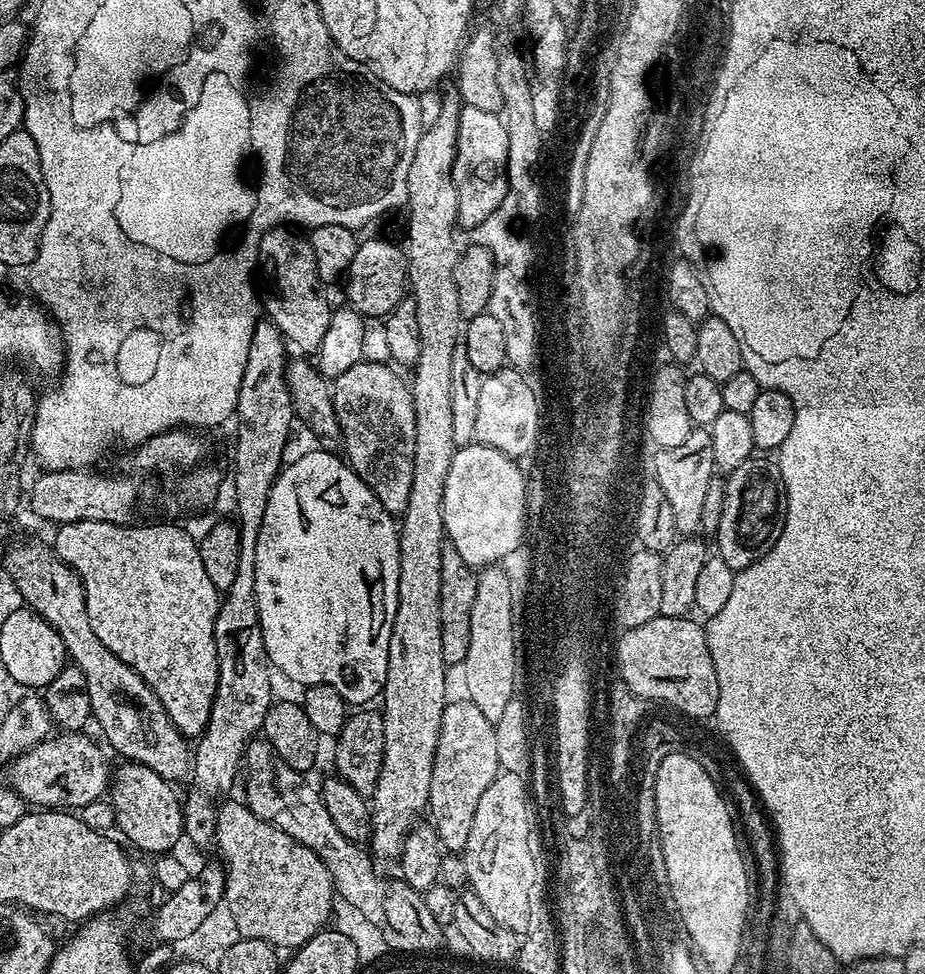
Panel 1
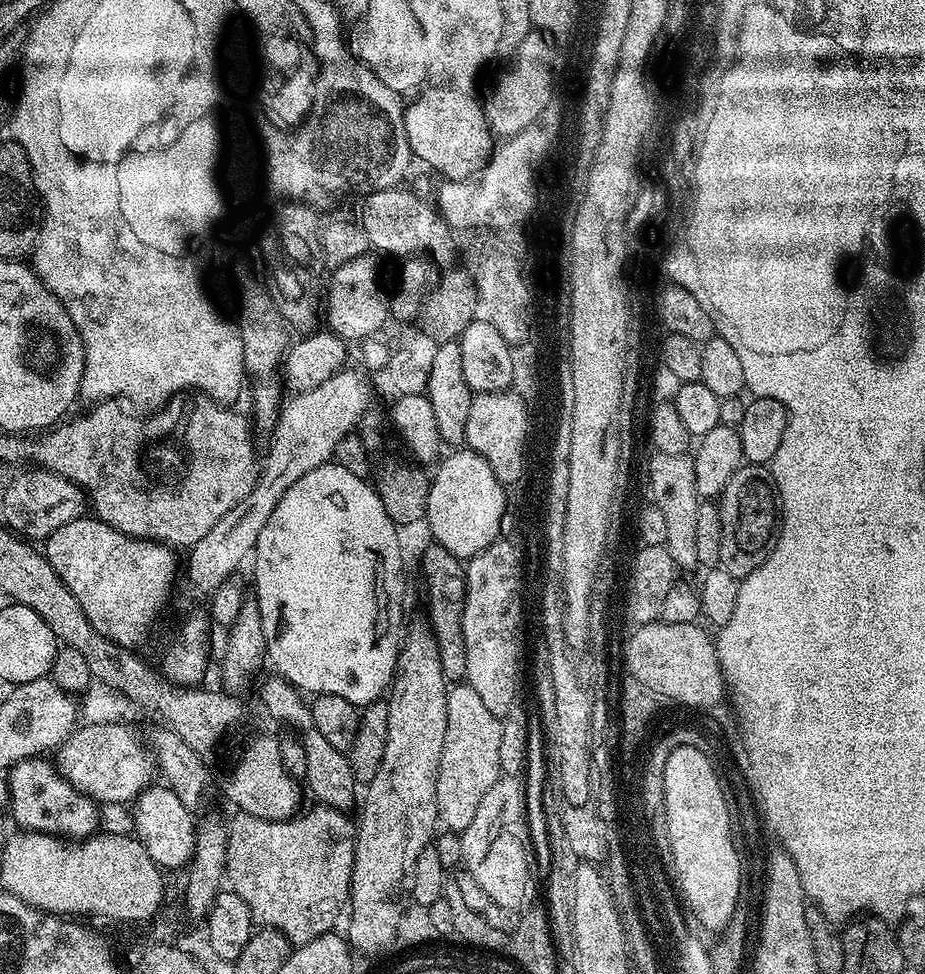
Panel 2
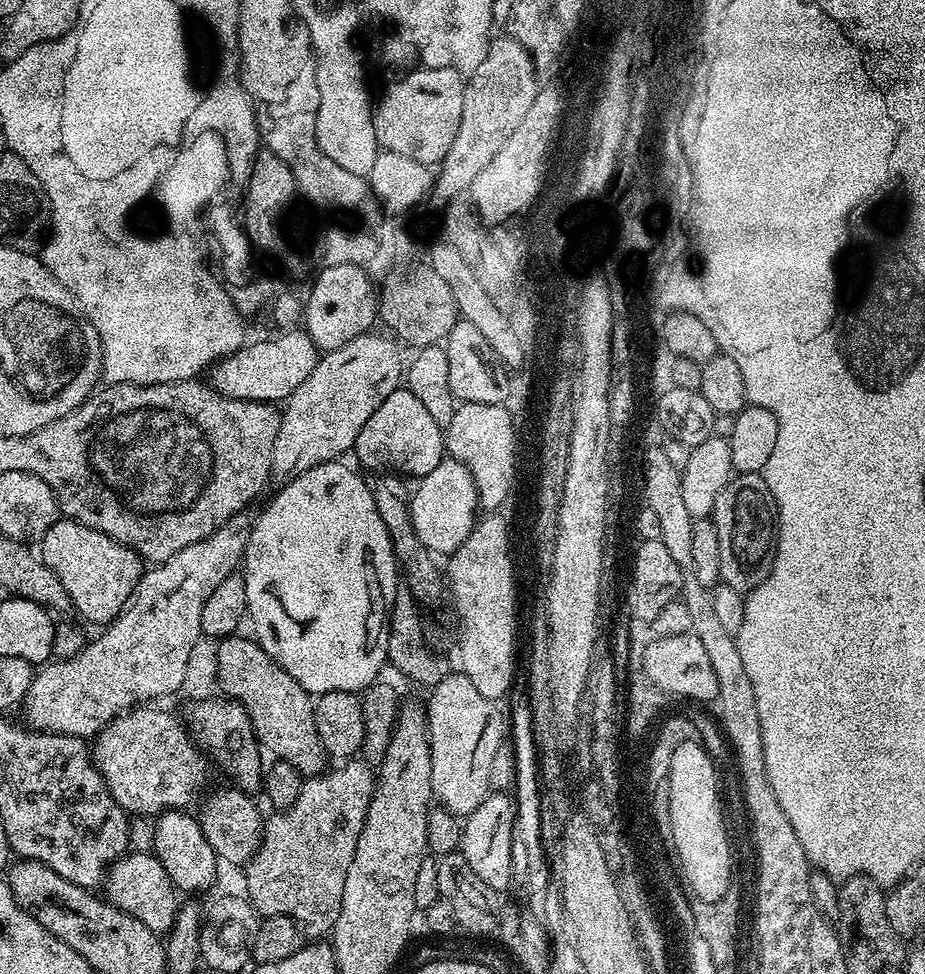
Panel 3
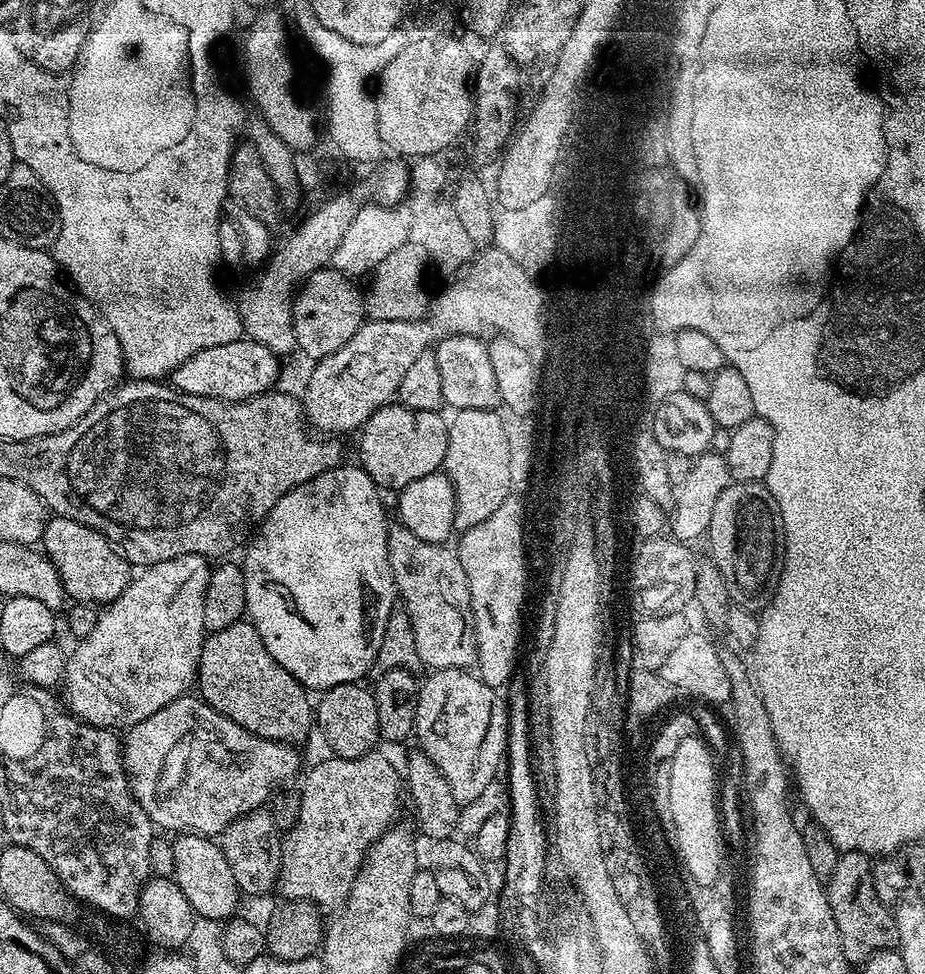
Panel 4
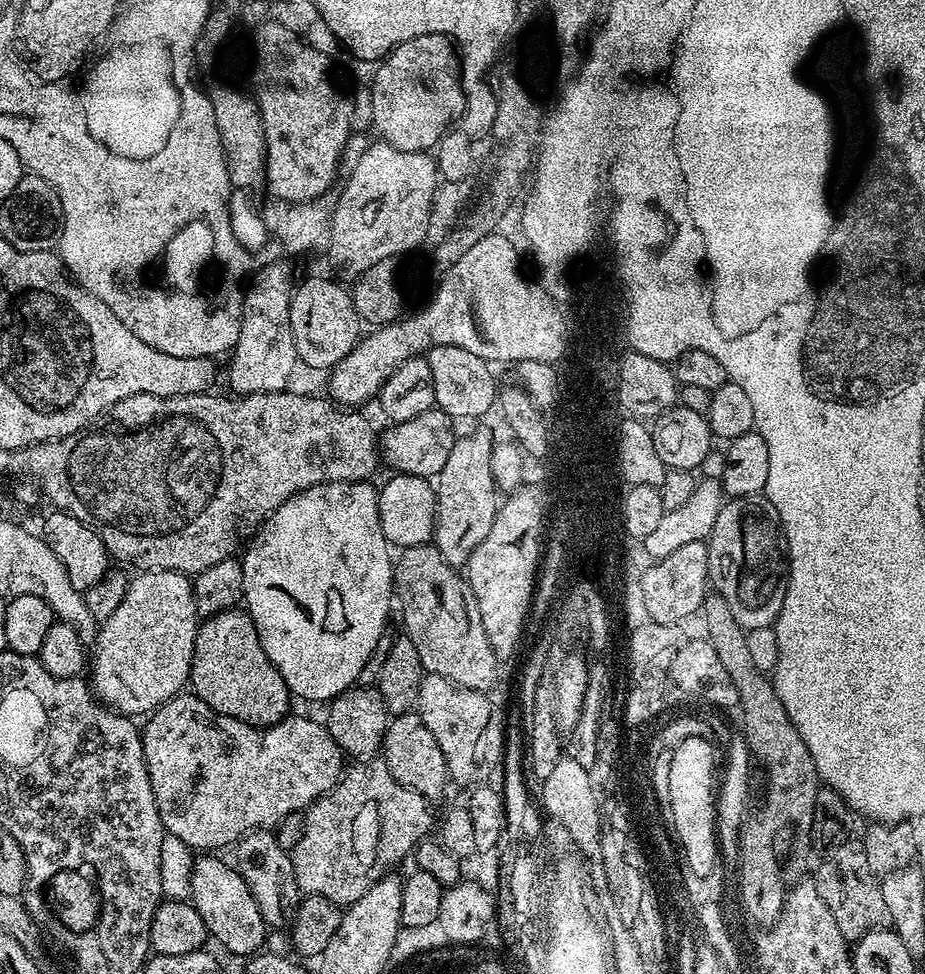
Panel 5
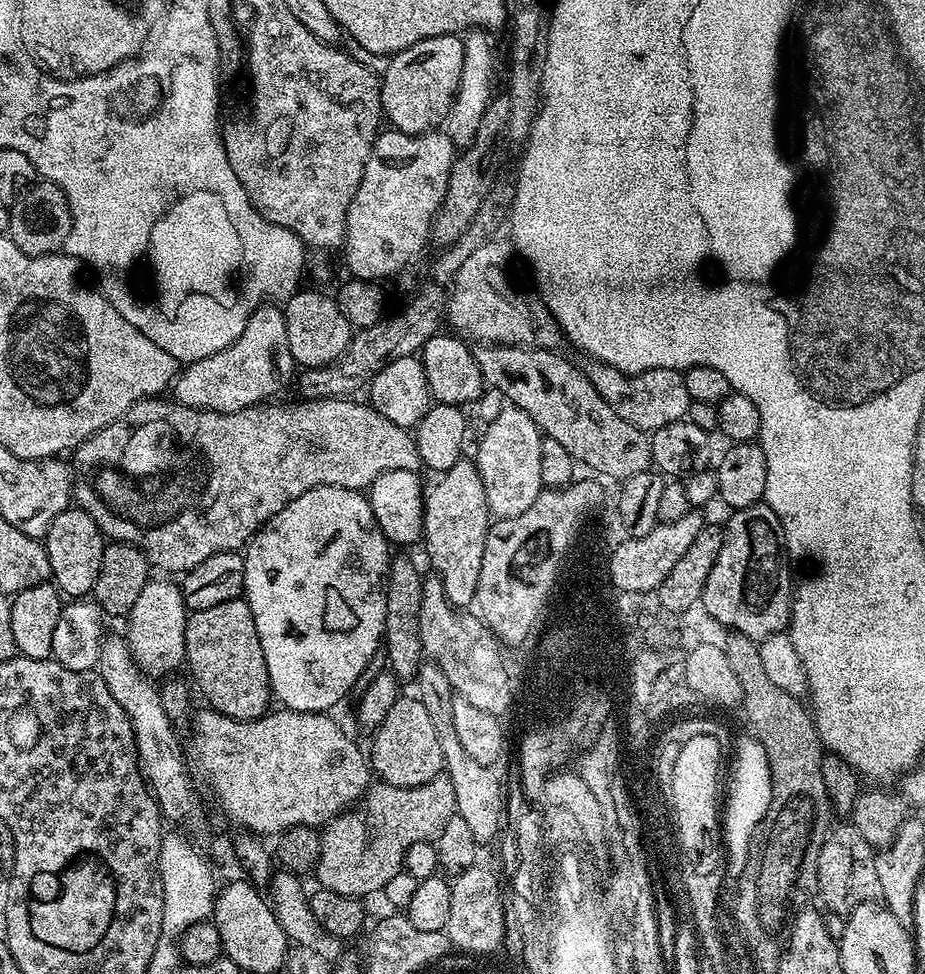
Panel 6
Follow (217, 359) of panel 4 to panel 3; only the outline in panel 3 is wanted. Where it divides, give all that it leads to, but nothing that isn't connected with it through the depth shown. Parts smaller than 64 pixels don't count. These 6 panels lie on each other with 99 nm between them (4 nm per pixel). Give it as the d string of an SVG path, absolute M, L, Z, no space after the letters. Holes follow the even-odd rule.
M284 330L273 340L260 340L257 344L245 343L243 348L225 356L211 369L211 387L223 396L235 400L259 400L261 402L287 401L290 394L314 370L318 359L315 342L303 330ZM297 331L297 332L296 332Z

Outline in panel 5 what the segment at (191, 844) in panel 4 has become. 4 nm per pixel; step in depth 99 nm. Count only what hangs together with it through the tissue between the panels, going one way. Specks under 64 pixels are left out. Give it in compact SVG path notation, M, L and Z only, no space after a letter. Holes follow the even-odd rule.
M200 854L193 859L190 903L198 910L209 937L217 940L228 952L251 958L261 951L266 925L259 913L254 894L247 888L243 877L231 863L219 860L216 854Z

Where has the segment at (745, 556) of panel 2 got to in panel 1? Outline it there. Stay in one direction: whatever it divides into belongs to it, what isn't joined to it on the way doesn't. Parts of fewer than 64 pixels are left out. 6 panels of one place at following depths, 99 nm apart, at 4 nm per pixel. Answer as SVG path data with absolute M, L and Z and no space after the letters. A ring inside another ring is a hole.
M753 455L751 460L742 462L742 466L738 466L726 476L728 482L726 502L722 502L722 522L716 531L714 543L720 547L717 548L718 555L724 559L726 566L730 566L733 570L739 570L758 562L758 558L762 558L762 554L766 554L770 550L770 546L774 546L774 542L778 542L778 534L782 534L784 529L786 490L782 482L780 465L775 459L767 460L764 456L767 455Z

